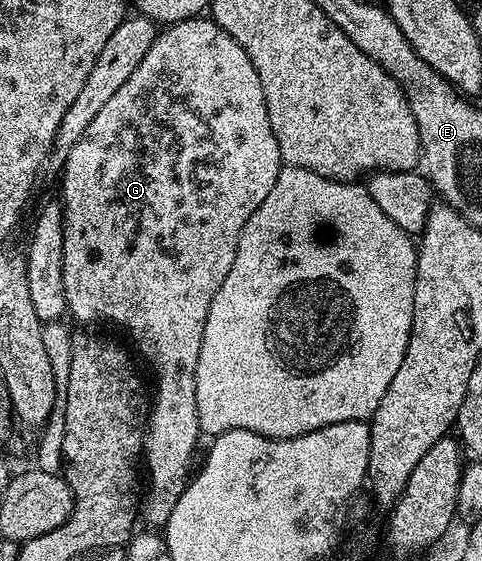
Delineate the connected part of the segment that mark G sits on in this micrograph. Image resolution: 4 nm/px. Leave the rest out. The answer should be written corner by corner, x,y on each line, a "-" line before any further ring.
196,16
187,18
184,22
172,22
166,28
160,29
156,33
153,44
149,44
149,50
145,52
145,58
141,60
141,64
137,64
137,68
133,68
133,76
129,76
129,80
125,80
125,84
121,84
121,88
117,88
117,92
113,92
113,97
105,103
105,108
101,108
101,112
97,112
97,116
93,116
93,124
89,124
89,128
85,128
85,136
81,136
81,140
77,140
77,144
73,144
73,148
67,157
67,163
63,165
61,171
61,177
63,177
61,203
64,216
64,294
67,301
66,313
70,317
75,317
79,322
112,322
113,325
120,326
131,337
132,344
139,349
140,356
151,365
151,370
155,373
155,403
151,406
151,415
148,418
146,415
145,418
143,452
141,455
142,461
145,463
145,470
147,466
147,478
145,474
147,494
145,490
145,497
141,502
141,518
142,521
144,518
151,525
148,527
166,527
169,516
173,516
173,508
177,508
177,500
181,496
181,492
188,484
189,475
192,473
191,457
195,454
195,445
198,444
199,438
201,439
199,417
197,416
197,398
195,396
195,377
197,376
197,356
201,356
201,340
205,336
205,320
209,316
209,304
213,300
213,296
217,296
217,288
221,288
221,284
225,284
225,276
229,276
229,268
233,268
233,260
237,256
239,234
245,228
247,221
253,216
253,212
257,212
257,208
263,203
265,196
269,196
269,192
273,192
273,184
277,180
283,165
283,157
277,148
277,136
273,136
273,128
269,124
269,112
265,108
265,96
261,88
261,80
257,76
257,68
253,68
245,48
241,48
241,44
237,44
237,40
233,40
233,36
229,36
229,32
222,30
215,23
214,18
210,16

